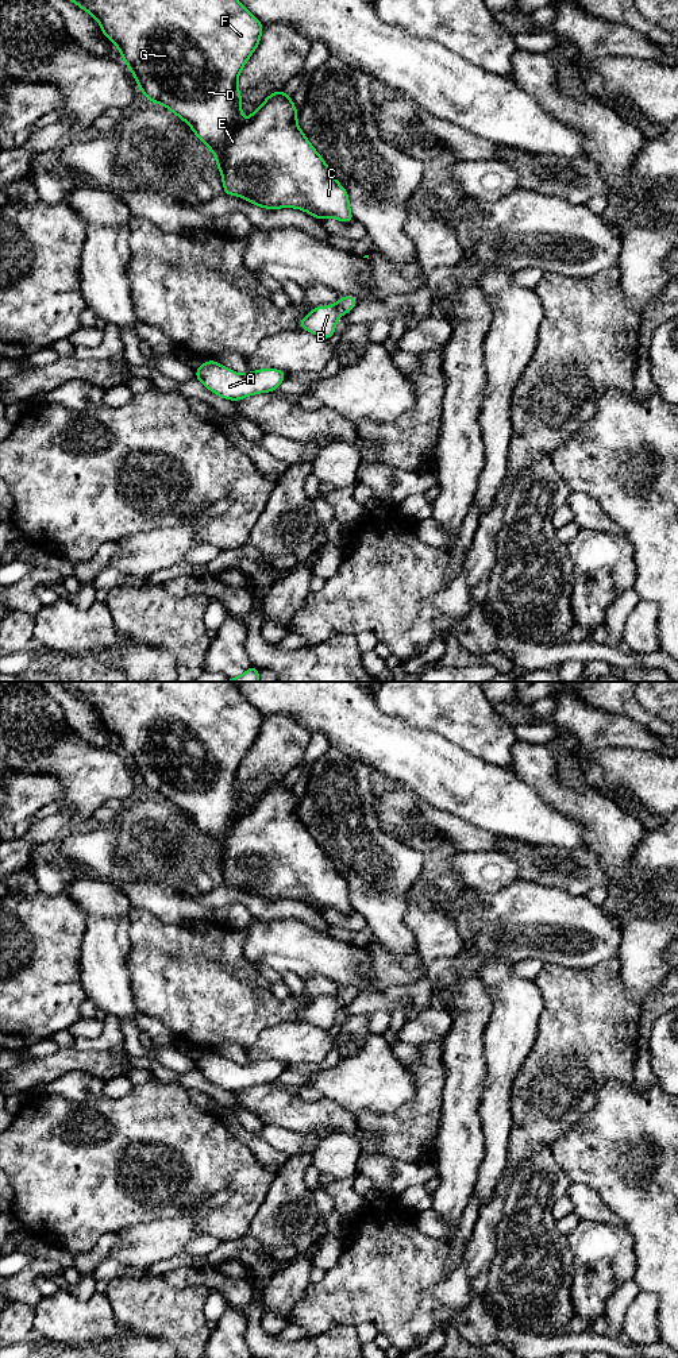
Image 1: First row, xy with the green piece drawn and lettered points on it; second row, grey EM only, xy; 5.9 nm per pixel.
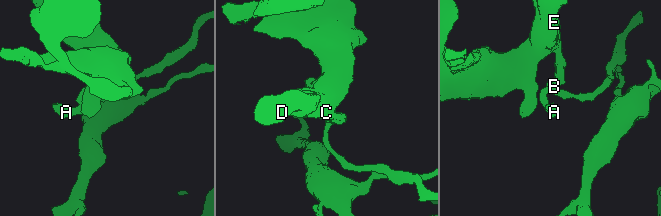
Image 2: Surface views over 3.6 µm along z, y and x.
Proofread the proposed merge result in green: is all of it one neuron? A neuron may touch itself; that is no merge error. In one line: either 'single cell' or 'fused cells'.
fused cells

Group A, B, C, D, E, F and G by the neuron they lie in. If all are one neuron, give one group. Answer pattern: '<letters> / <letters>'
A B / C D E F G

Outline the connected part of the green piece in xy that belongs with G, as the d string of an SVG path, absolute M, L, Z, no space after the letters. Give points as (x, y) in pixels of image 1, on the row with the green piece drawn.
M70 0L84 11L89 12L100 24L103 34L118 46L122 58L127 67L132 72L138 88L145 93L146 99L169 108L174 115L181 117L192 127L194 135L207 144L216 155L216 166L220 169L224 194L239 196L246 201L266 208L297 208L308 212L317 220L327 217L338 219L343 223L353 223L354 216L350 212L348 193L336 181L325 161L319 155L315 147L309 143L304 132L297 126L296 107L292 97L286 96L282 89L273 92L269 97L250 115L247 120L242 120L242 94L238 89L238 77L249 61L254 50L261 42L263 27L261 22L250 13L239 0Z

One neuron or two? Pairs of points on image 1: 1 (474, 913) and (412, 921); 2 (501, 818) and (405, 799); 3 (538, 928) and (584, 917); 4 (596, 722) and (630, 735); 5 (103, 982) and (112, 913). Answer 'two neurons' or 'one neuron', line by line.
1: two neurons
2: two neurons
3: one neuron
4: one neuron
5: one neuron

